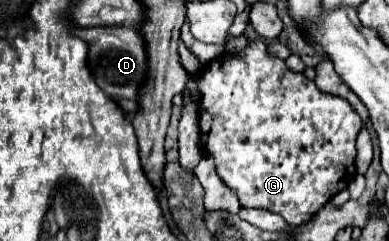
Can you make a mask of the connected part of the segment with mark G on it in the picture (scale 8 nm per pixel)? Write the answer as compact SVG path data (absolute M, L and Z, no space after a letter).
M251 39L243 57L223 53L215 61L211 61L207 65L207 71L199 79L199 89L201 89L201 107L199 107L201 145L203 145L203 149L207 149L207 153L211 153L215 157L215 167L217 167L217 173L219 173L221 181L237 191L237 197L239 197L241 205L245 205L245 207L263 207L263 209L279 213L289 225L301 225L315 211L319 211L335 193L345 189L349 185L349 181L355 177L355 139L357 139L357 133L361 131L361 117L351 107L351 103L347 103L341 97L319 91L315 87L315 83L311 79L307 79L303 73L295 73L295 71L287 69L283 59L271 57L267 53L265 41L253 41Z

